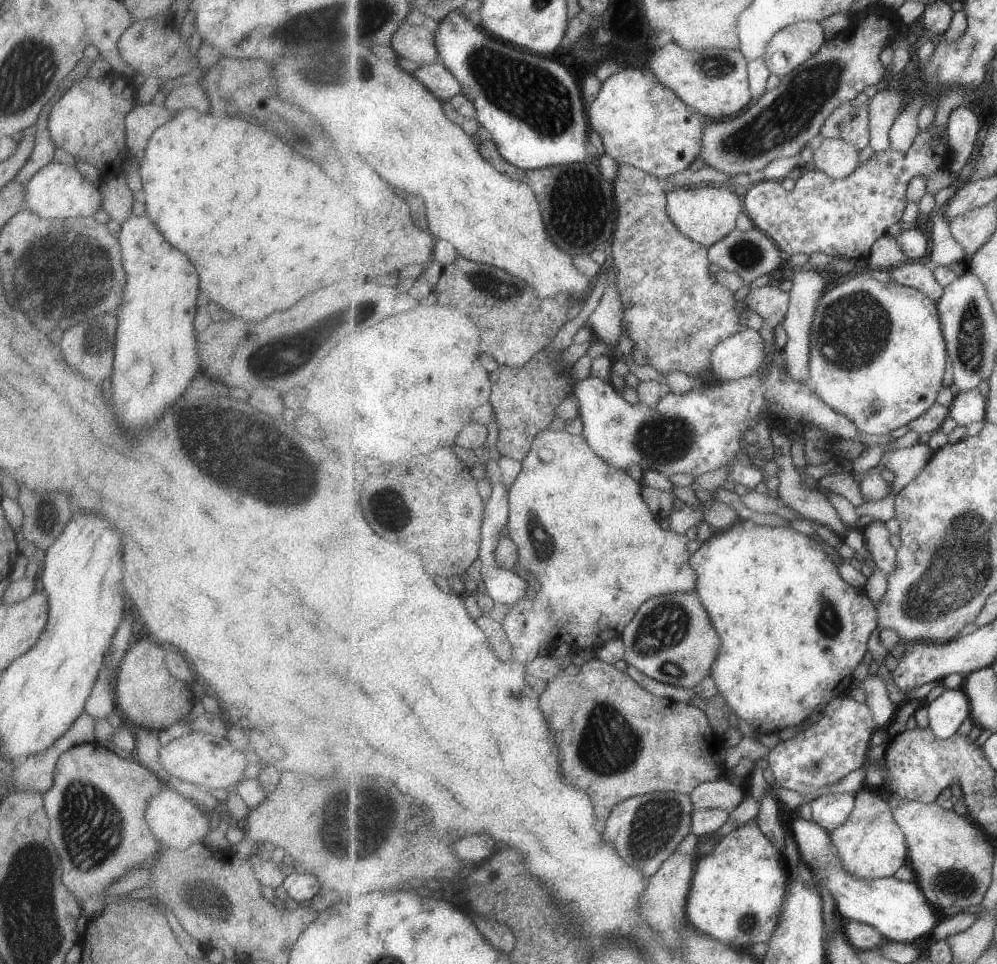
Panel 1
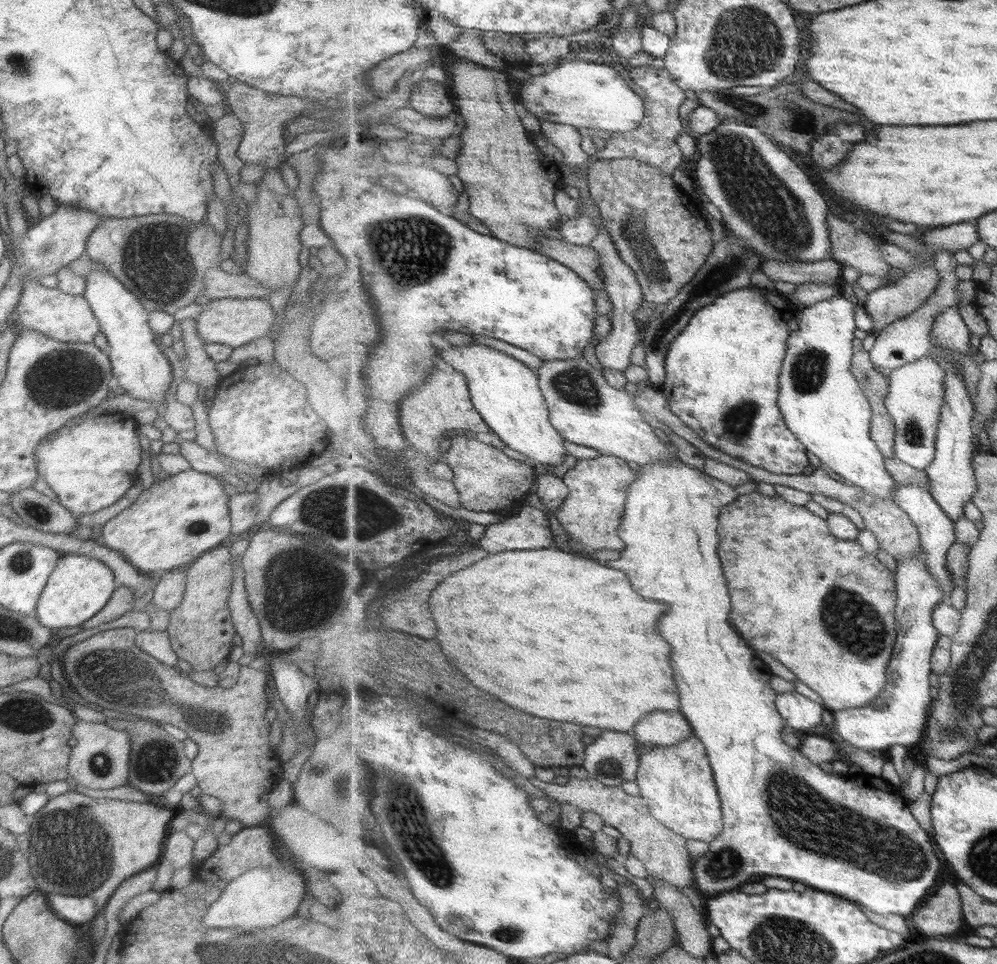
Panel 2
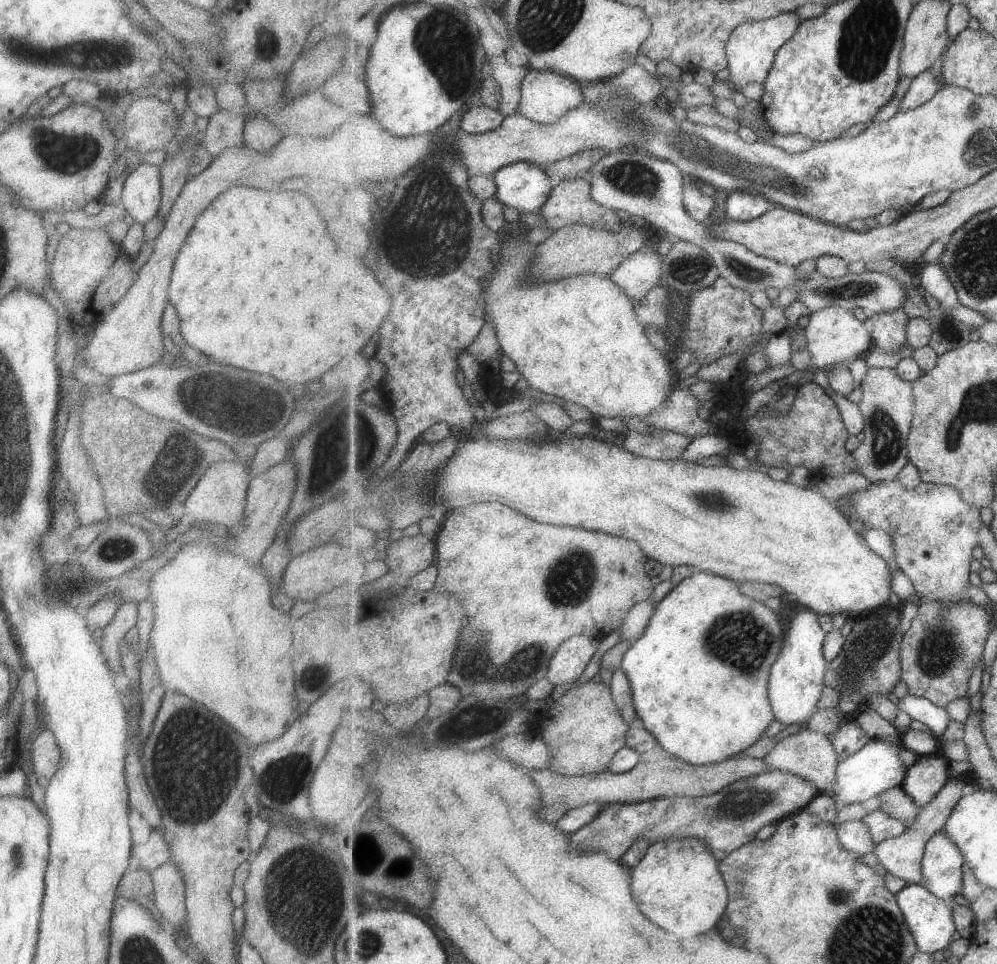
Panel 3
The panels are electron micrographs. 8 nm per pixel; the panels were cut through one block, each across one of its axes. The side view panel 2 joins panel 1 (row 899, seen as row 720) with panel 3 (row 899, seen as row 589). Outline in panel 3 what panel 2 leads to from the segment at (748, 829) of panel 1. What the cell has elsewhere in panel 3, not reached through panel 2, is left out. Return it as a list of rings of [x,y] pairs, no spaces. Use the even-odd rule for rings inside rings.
[[[676,838],[676,840],[660,840],[650,847],[646,858],[635,868],[636,900],[640,900],[640,908],[656,920],[662,928],[668,930],[684,930],[684,934],[692,932],[692,936],[710,932],[724,918],[730,894],[727,880],[724,878],[722,864],[716,852],[712,852],[712,844],[700,838]]]

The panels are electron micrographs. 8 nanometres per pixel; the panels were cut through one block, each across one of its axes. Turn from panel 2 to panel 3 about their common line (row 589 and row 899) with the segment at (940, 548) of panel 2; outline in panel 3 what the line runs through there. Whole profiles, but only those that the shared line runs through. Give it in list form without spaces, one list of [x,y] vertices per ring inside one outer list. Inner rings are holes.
[[[940,830],[928,843],[924,857],[925,886],[940,898],[952,901],[954,896],[963,892],[966,863],[962,850],[946,834],[946,830]]]

